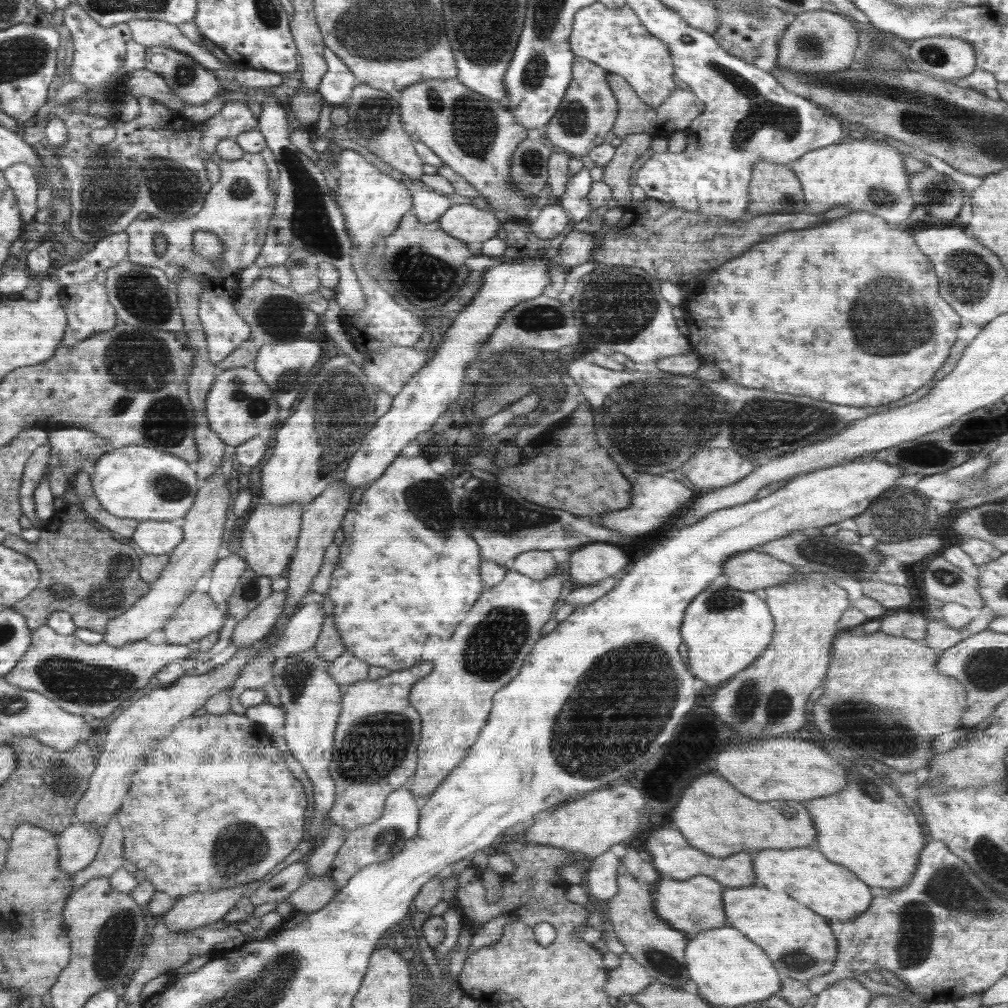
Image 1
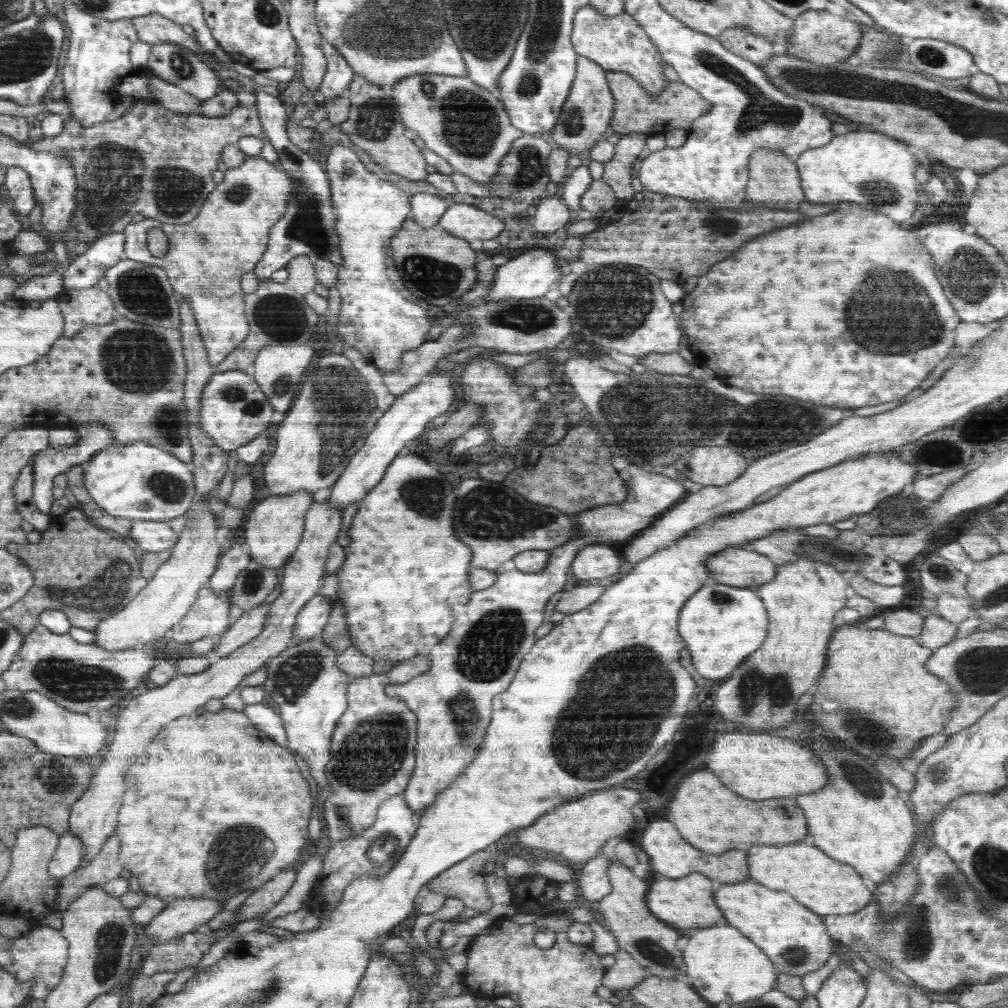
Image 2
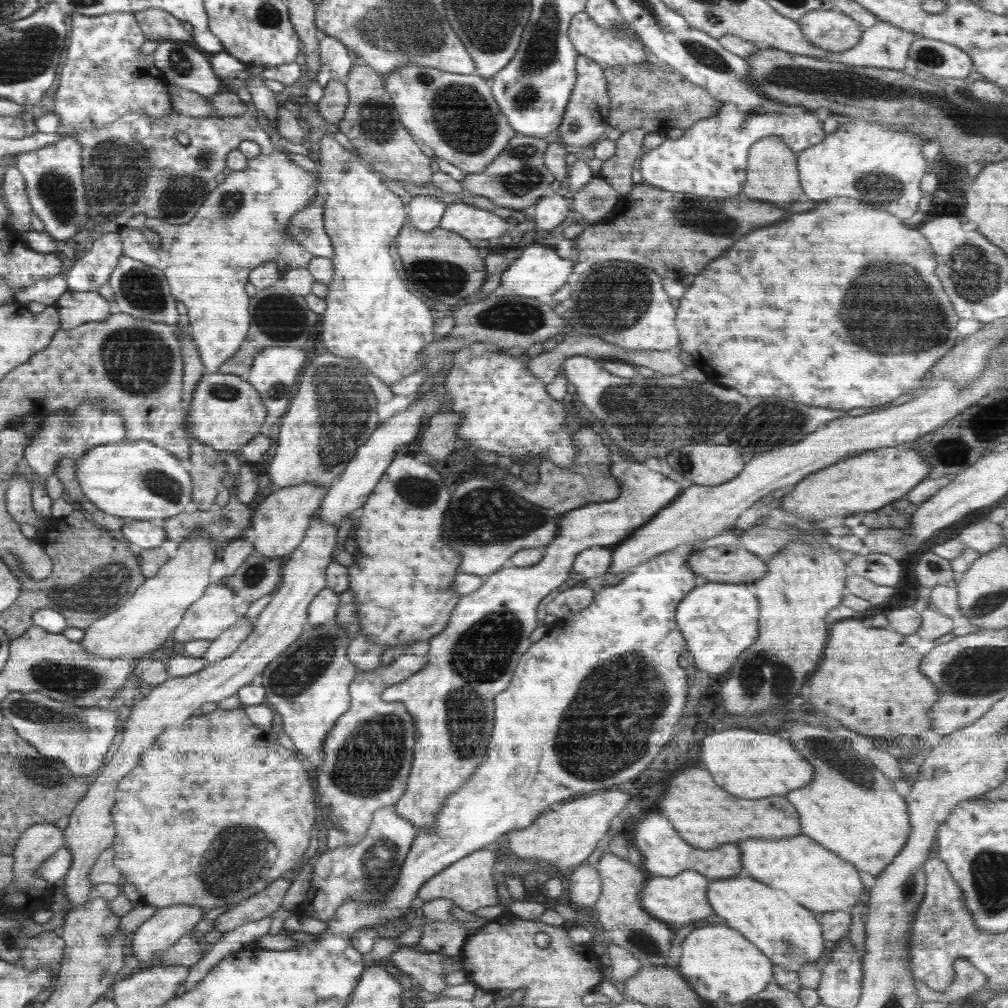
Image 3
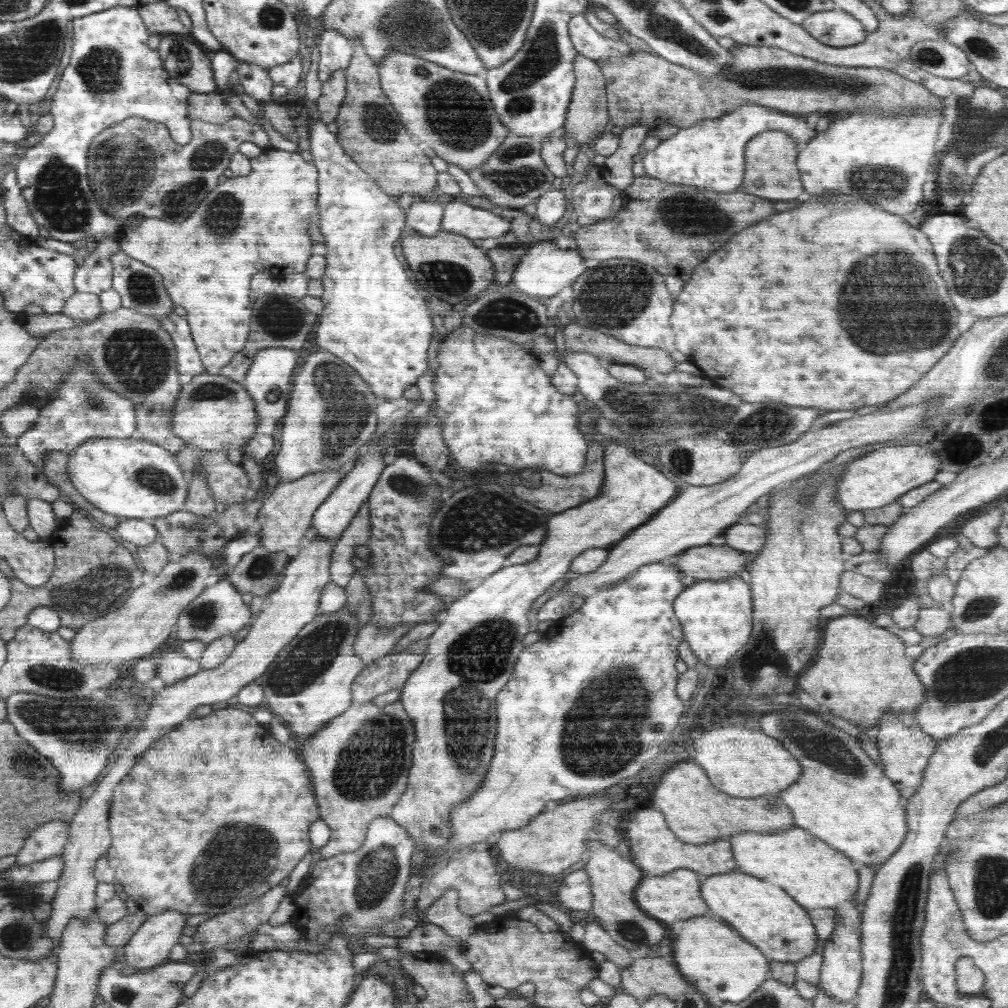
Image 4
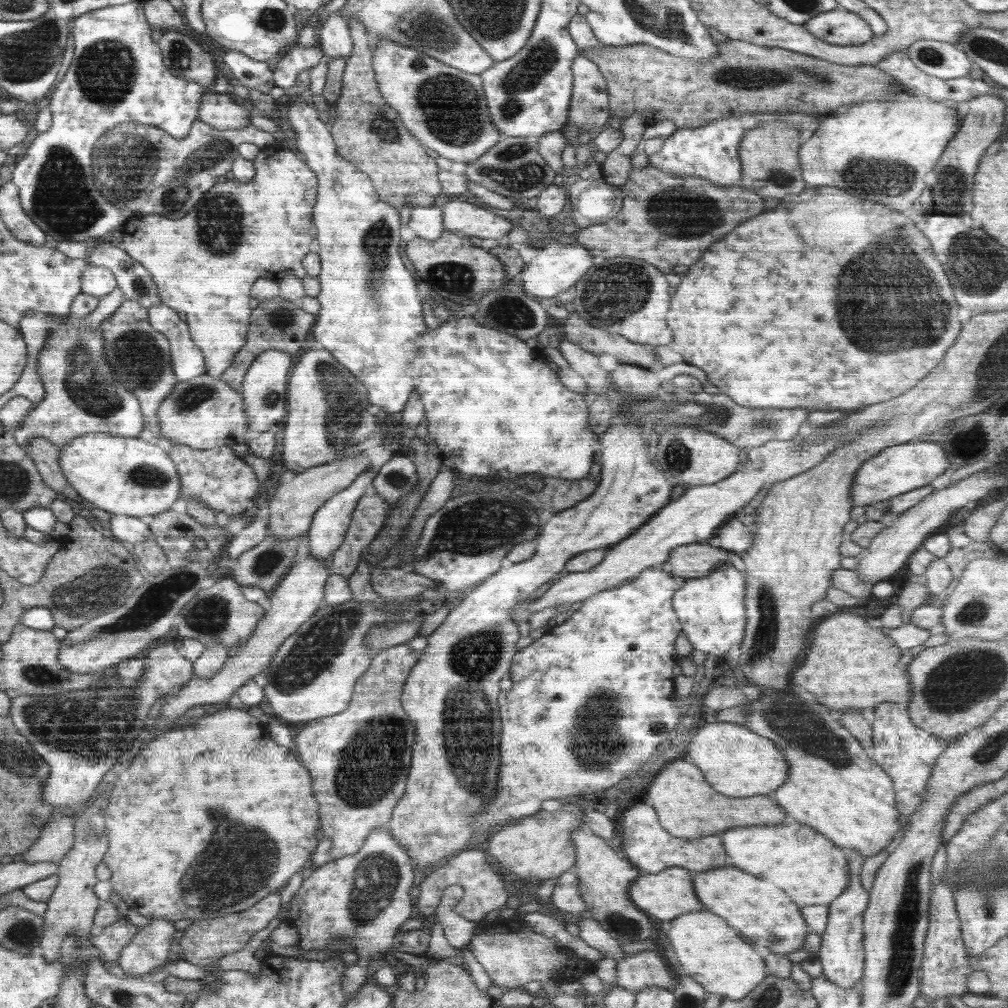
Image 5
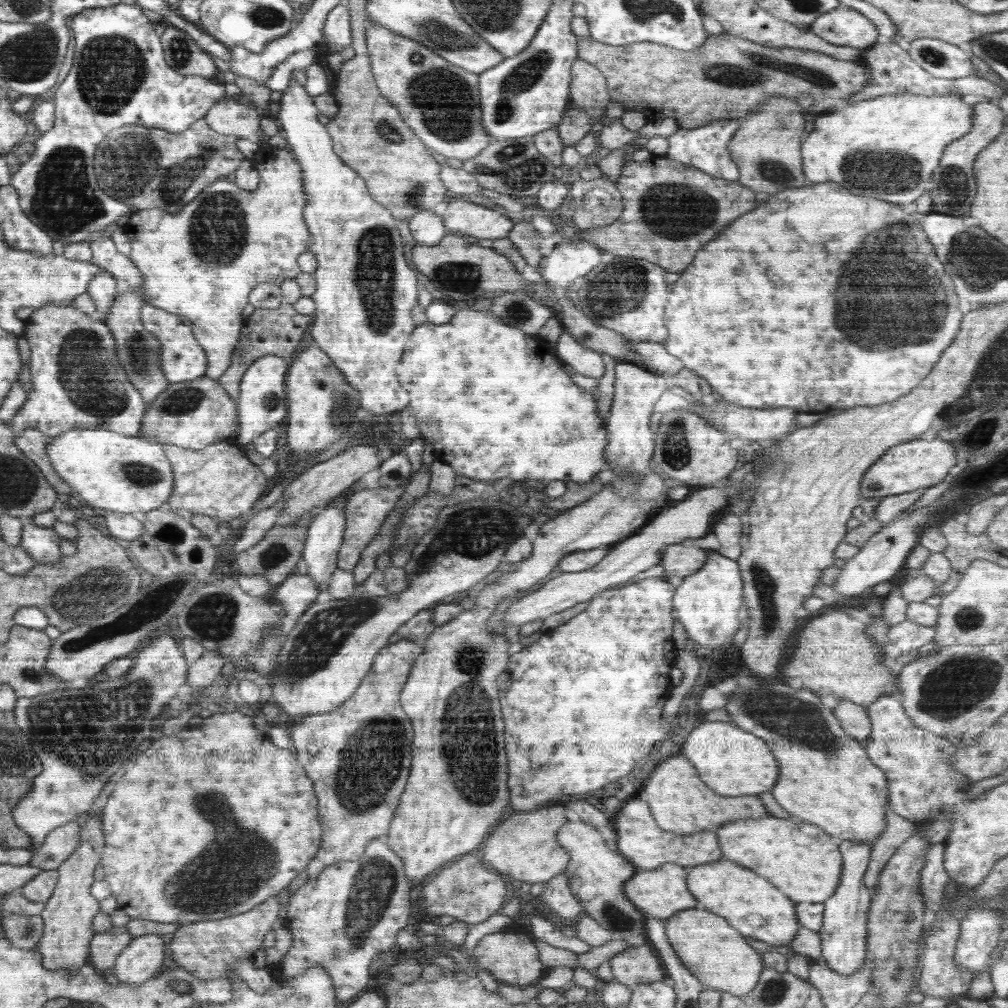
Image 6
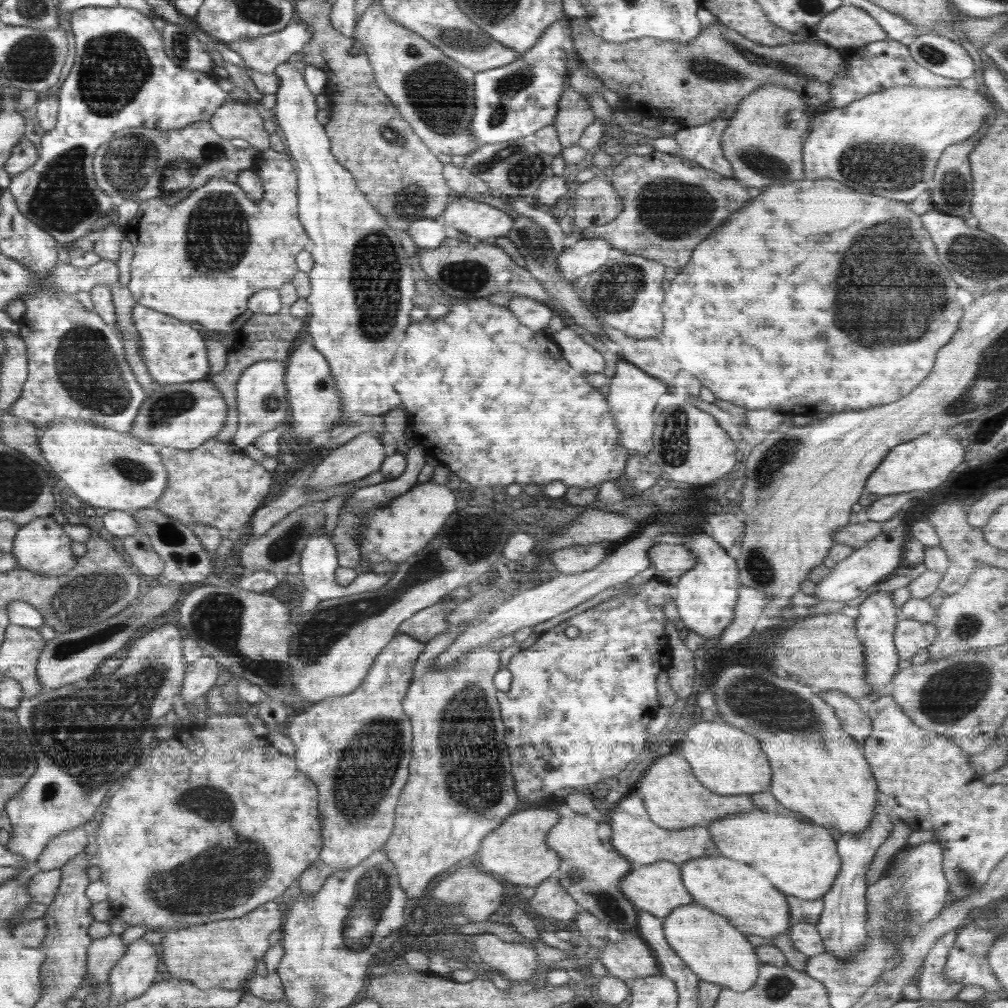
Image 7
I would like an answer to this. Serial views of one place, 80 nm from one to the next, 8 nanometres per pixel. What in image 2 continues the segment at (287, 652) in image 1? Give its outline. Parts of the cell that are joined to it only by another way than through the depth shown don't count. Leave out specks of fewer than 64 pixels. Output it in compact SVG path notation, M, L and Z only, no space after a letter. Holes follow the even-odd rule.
M318 594L310 600L305 608L298 613L297 624L294 627L293 644L297 645L320 635L328 622L332 609L329 597L322 594Z

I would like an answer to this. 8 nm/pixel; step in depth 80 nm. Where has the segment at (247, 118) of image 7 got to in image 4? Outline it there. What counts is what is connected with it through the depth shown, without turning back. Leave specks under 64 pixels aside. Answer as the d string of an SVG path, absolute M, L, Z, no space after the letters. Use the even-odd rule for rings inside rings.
M219 92L190 93L190 120L222 124L234 116L234 111L225 103L225 99L219 94Z

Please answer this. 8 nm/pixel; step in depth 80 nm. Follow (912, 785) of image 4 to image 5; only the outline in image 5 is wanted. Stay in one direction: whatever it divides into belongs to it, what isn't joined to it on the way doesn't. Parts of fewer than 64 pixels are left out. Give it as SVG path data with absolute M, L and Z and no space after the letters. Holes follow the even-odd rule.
M880 703L874 707L872 716L874 716L874 723L871 725L874 746L868 750L870 759L893 780L898 812L910 817L924 801L922 797L934 771L934 763L946 751L947 742L915 726L911 722L906 704Z

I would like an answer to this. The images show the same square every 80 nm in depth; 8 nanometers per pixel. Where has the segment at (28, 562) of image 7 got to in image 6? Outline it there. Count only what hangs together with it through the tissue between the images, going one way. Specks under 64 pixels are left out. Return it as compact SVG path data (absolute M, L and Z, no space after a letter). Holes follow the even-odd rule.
M28 521L22 534L19 546L24 546L32 558L37 559L37 564L58 564L61 560L60 544L64 544L64 538L60 538L52 527L42 528Z

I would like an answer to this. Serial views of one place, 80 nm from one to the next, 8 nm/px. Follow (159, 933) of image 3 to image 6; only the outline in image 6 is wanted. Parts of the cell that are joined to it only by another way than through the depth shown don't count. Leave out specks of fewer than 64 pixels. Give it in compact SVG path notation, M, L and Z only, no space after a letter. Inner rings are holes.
M146 934L133 937L117 956L112 972L119 982L140 986L167 966L164 940L161 935Z

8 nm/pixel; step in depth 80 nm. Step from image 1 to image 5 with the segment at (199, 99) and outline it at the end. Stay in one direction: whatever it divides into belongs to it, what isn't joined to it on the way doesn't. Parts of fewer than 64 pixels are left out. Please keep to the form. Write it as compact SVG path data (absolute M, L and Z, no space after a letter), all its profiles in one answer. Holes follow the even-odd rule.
M167 30L159 40L158 46L165 54L166 66L178 78L211 87L215 83L216 61L192 35L186 32Z

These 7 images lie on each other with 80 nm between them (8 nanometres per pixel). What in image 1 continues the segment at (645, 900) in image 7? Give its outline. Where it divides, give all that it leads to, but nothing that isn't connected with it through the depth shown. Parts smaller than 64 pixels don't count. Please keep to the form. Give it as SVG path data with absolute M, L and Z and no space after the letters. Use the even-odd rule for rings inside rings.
M703 875L686 880L662 877L656 887L652 888L655 913L676 930L681 930L689 936L724 927L728 924L722 902L724 888L717 880Z

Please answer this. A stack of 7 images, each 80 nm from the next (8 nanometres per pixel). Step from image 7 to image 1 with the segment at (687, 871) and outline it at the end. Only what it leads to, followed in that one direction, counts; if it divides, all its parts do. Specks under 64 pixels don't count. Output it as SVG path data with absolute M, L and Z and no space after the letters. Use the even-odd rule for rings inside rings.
M756 884L727 887L722 893L726 922L757 944L770 957L780 978L808 982L829 973L837 959L839 943L829 921L800 904L787 892L774 892Z

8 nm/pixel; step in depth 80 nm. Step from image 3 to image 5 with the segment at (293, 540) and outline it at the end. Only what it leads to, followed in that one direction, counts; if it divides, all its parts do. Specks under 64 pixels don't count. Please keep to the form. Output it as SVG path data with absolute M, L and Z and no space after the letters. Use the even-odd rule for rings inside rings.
M359 454L356 458L346 457L329 462L317 467L312 467L296 474L292 480L272 488L272 500L266 503L268 507L268 532L277 538L277 541L285 541L295 536L304 535L313 525L313 516L316 511L343 488L352 484L357 476L367 468L371 468L370 459Z

